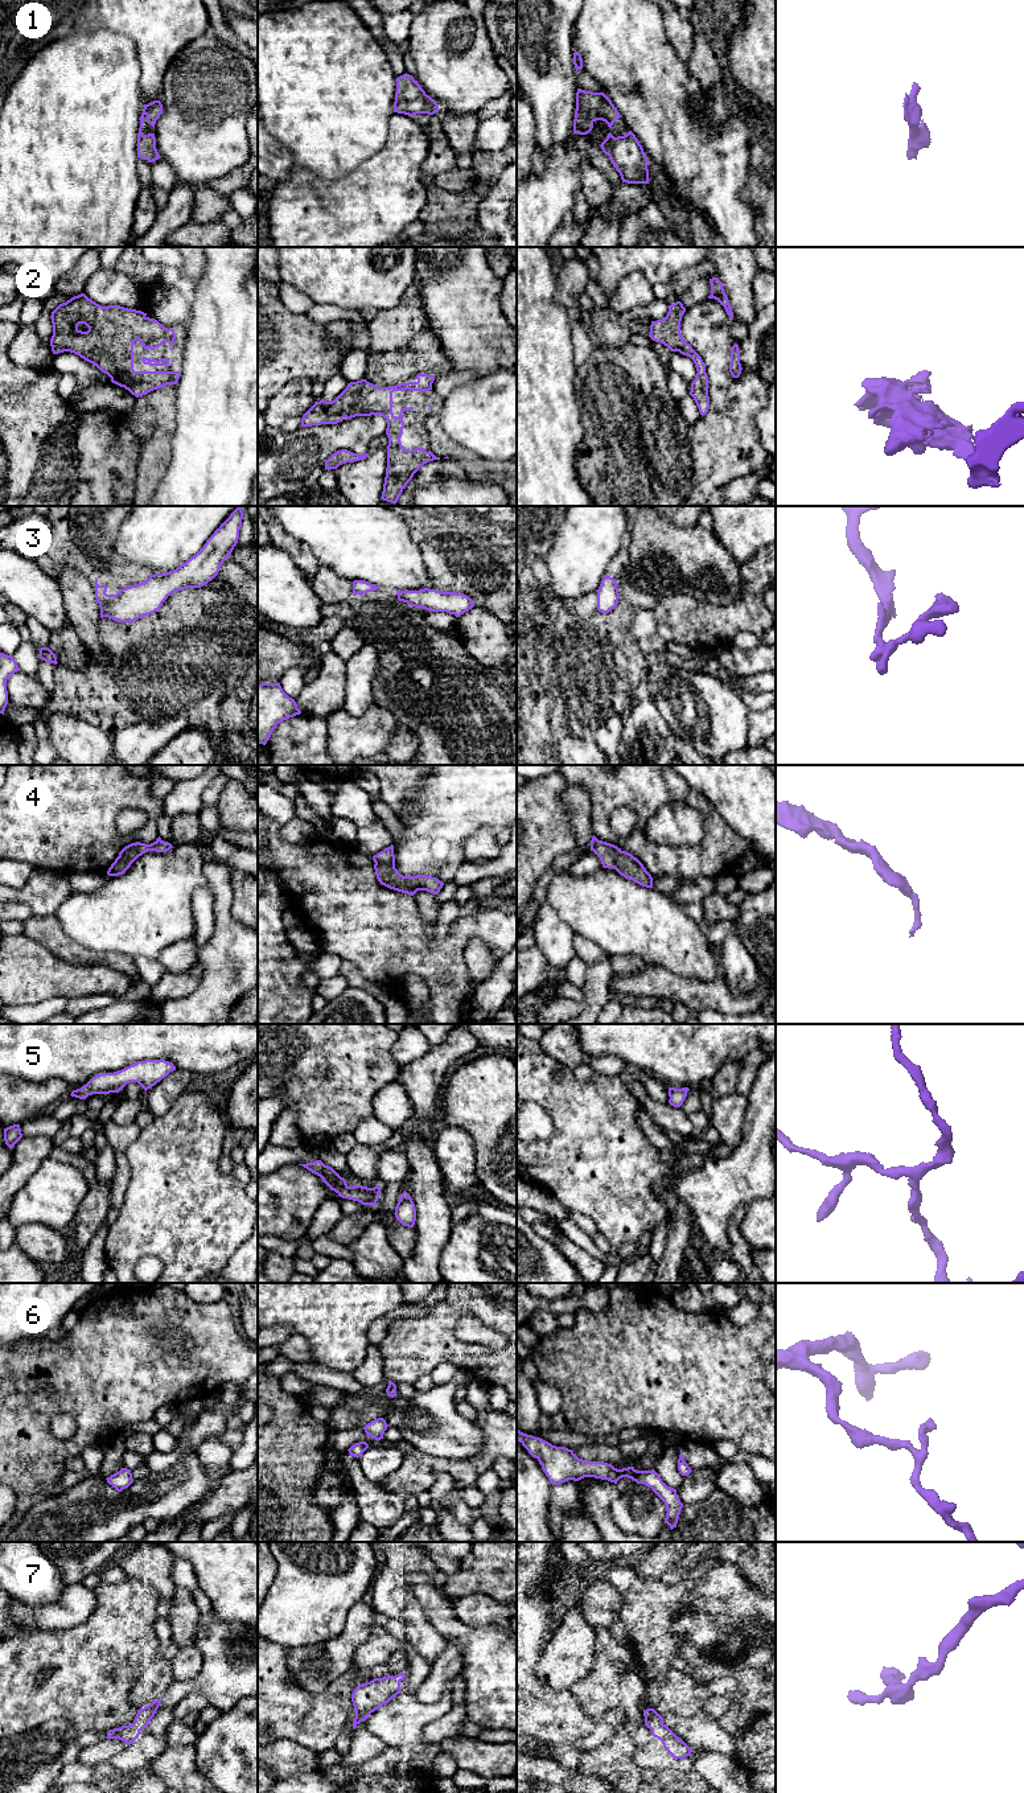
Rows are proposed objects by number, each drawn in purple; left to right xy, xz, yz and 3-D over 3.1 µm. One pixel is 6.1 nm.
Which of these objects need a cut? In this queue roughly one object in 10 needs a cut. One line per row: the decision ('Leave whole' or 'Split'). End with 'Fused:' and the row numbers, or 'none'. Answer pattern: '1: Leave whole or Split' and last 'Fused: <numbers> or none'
1: Leave whole
2: Leave whole
3: Leave whole
4: Leave whole
5: Leave whole
6: Leave whole
7: Leave whole
Fused: none

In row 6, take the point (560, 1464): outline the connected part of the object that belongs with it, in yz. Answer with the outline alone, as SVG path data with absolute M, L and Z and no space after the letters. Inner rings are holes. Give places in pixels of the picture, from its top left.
M518 1428L517 1440L539 1461L552 1485L559 1485L568 1480L579 1481L584 1477L595 1477L617 1484L620 1479L628 1477L637 1484L651 1488L666 1505L665 1523L671 1530L677 1527L683 1504L677 1494L677 1489L667 1486L654 1469L637 1471L634 1467L617 1469L604 1461L583 1460L572 1449L552 1445L540 1438L523 1434Z

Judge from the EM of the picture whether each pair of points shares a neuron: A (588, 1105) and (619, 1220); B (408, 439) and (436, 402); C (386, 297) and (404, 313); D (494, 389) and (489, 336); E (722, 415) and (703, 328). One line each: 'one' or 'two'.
A: one
B: one
C: two
D: two
E: one

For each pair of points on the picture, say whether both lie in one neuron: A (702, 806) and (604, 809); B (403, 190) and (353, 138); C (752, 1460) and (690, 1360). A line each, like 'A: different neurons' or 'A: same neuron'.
A: same neuron
B: different neurons
C: different neurons

